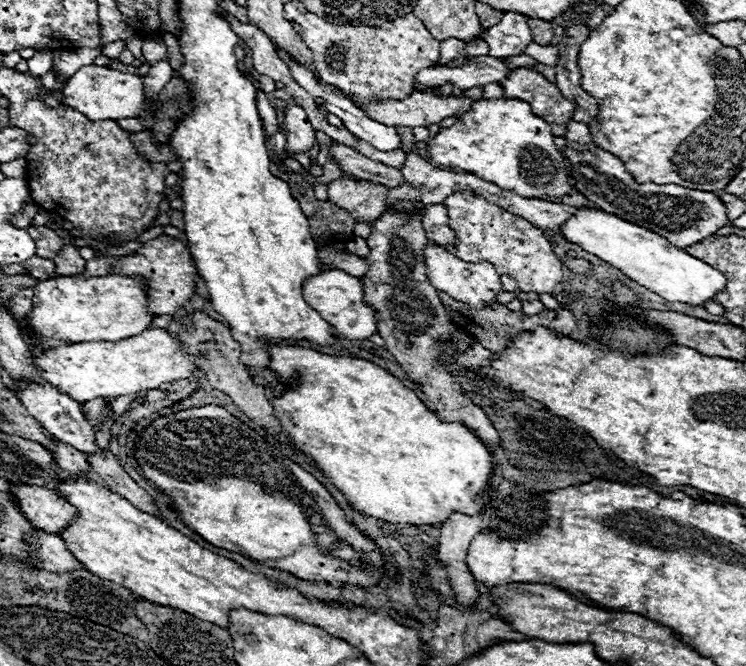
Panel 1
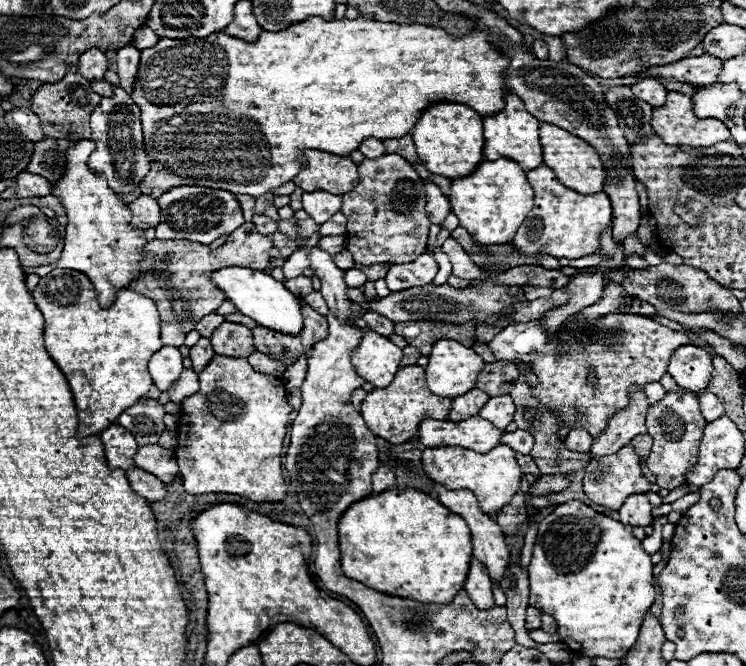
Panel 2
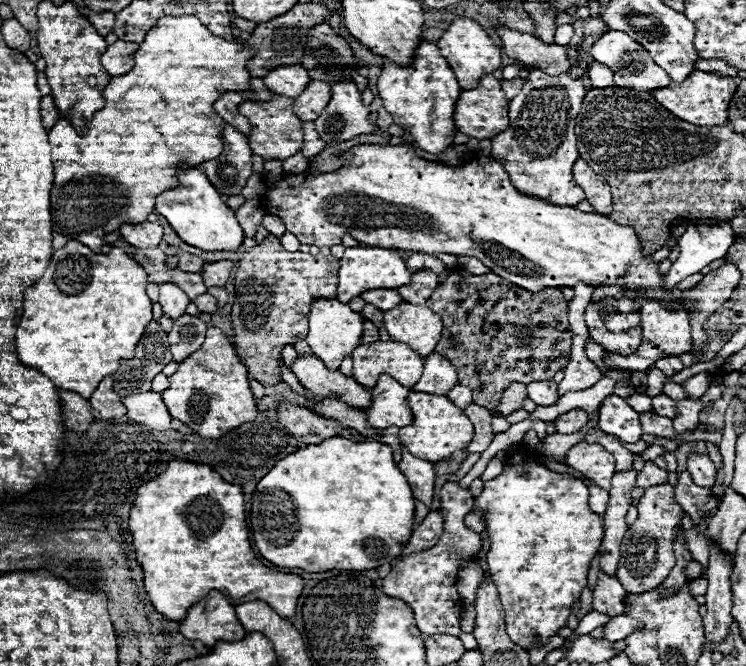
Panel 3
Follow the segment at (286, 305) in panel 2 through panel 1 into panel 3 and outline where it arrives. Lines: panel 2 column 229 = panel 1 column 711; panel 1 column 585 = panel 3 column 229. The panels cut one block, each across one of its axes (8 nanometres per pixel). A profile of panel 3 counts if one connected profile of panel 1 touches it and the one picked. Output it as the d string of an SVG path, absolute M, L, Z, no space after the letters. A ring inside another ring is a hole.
M180 166L176 170L178 186L170 188L156 196L156 212L160 212L168 224L176 230L176 234L190 246L196 246L206 252L216 250L236 250L242 240L242 228L234 218L234 212L224 204L216 188L212 188L210 180L200 172L198 166Z

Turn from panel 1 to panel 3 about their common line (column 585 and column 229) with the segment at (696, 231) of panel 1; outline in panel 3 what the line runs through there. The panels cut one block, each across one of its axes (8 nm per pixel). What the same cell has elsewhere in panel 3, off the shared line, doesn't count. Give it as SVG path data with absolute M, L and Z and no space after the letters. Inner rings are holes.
M224 124L222 140L222 154L216 160L202 162L202 170L220 194L234 196L240 194L252 174L252 150L248 138L242 132L236 132L230 124Z

